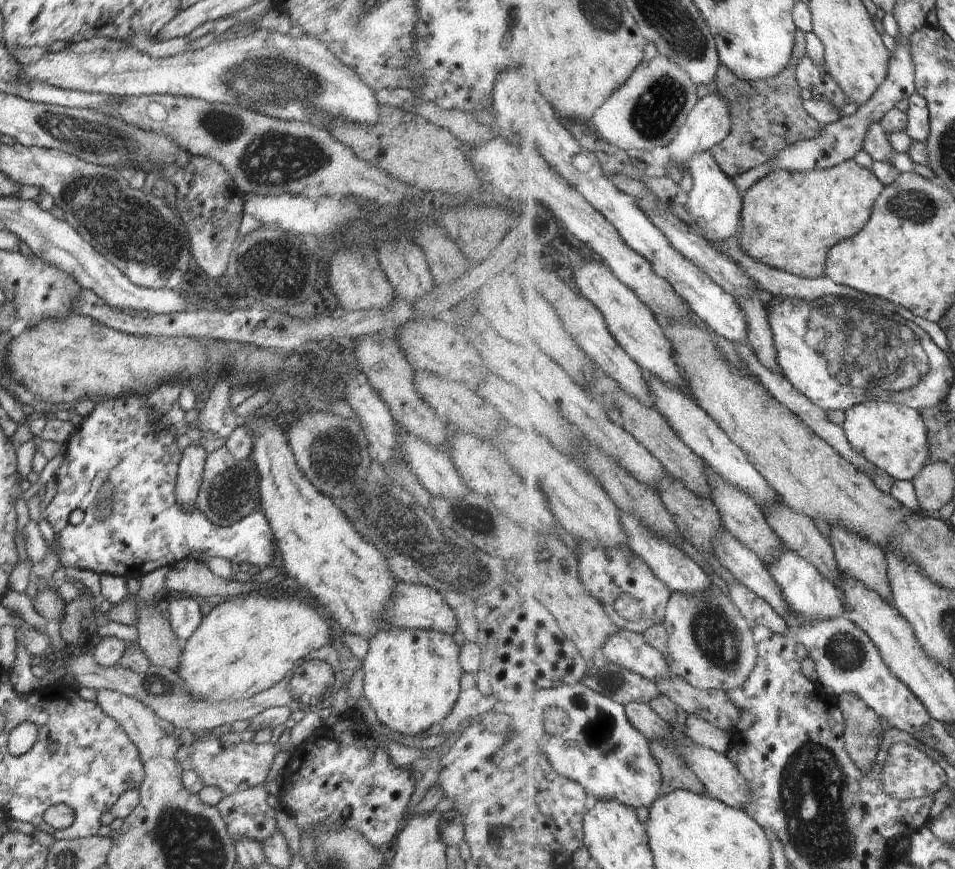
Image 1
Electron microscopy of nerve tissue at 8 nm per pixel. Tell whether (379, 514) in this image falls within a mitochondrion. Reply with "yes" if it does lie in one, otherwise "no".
yes

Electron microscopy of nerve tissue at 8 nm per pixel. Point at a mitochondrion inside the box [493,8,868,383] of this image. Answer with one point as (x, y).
(656, 109)

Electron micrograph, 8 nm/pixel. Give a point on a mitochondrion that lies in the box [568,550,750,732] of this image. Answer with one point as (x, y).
(717, 639)

